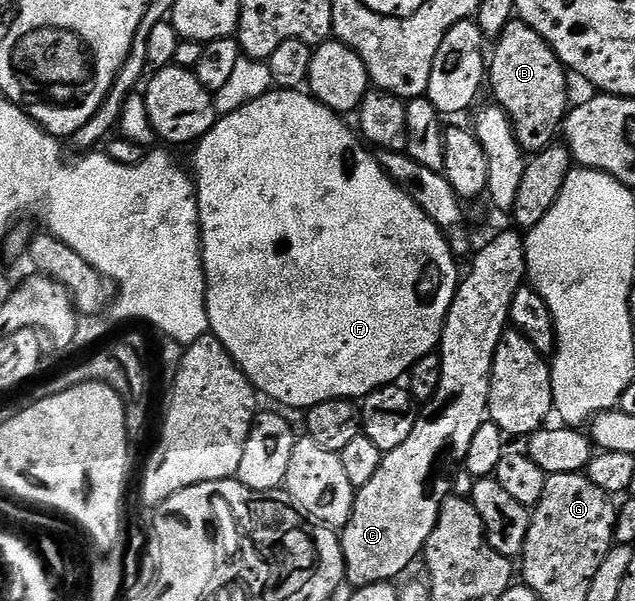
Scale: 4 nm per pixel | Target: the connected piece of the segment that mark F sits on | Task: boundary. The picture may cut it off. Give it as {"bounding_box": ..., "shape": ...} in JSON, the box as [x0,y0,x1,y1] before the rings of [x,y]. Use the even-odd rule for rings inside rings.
{"bounding_box":[192,89,460,409],"shape":[[[272,89],[264,97],[256,97],[254,103],[244,105],[244,109],[236,109],[236,113],[228,113],[221,116],[218,122],[215,122],[214,128],[206,134],[204,141],[199,142],[193,148],[194,151],[194,171],[192,170],[192,178],[194,181],[194,190],[198,192],[198,226],[202,229],[202,268],[206,274],[206,304],[208,305],[208,317],[210,318],[210,331],[224,345],[226,352],[232,356],[238,368],[245,373],[251,385],[259,392],[262,391],[270,399],[275,399],[278,403],[283,403],[286,407],[302,407],[301,409],[309,409],[320,405],[324,401],[332,401],[333,399],[353,399],[361,401],[374,391],[379,391],[381,387],[389,387],[397,384],[398,379],[405,376],[416,365],[416,361],[420,361],[425,355],[435,354],[436,348],[442,341],[442,326],[446,324],[446,314],[454,300],[454,294],[460,282],[460,270],[456,264],[456,256],[450,251],[450,246],[442,231],[432,222],[424,213],[424,209],[420,209],[420,205],[416,205],[416,201],[412,201],[412,197],[406,194],[386,176],[386,171],[382,168],[381,162],[376,158],[375,152],[368,149],[367,144],[360,138],[359,132],[353,126],[350,127],[345,123],[343,116],[339,112],[333,111],[325,107],[322,102],[315,99],[313,95],[305,90],[281,90]]]}

